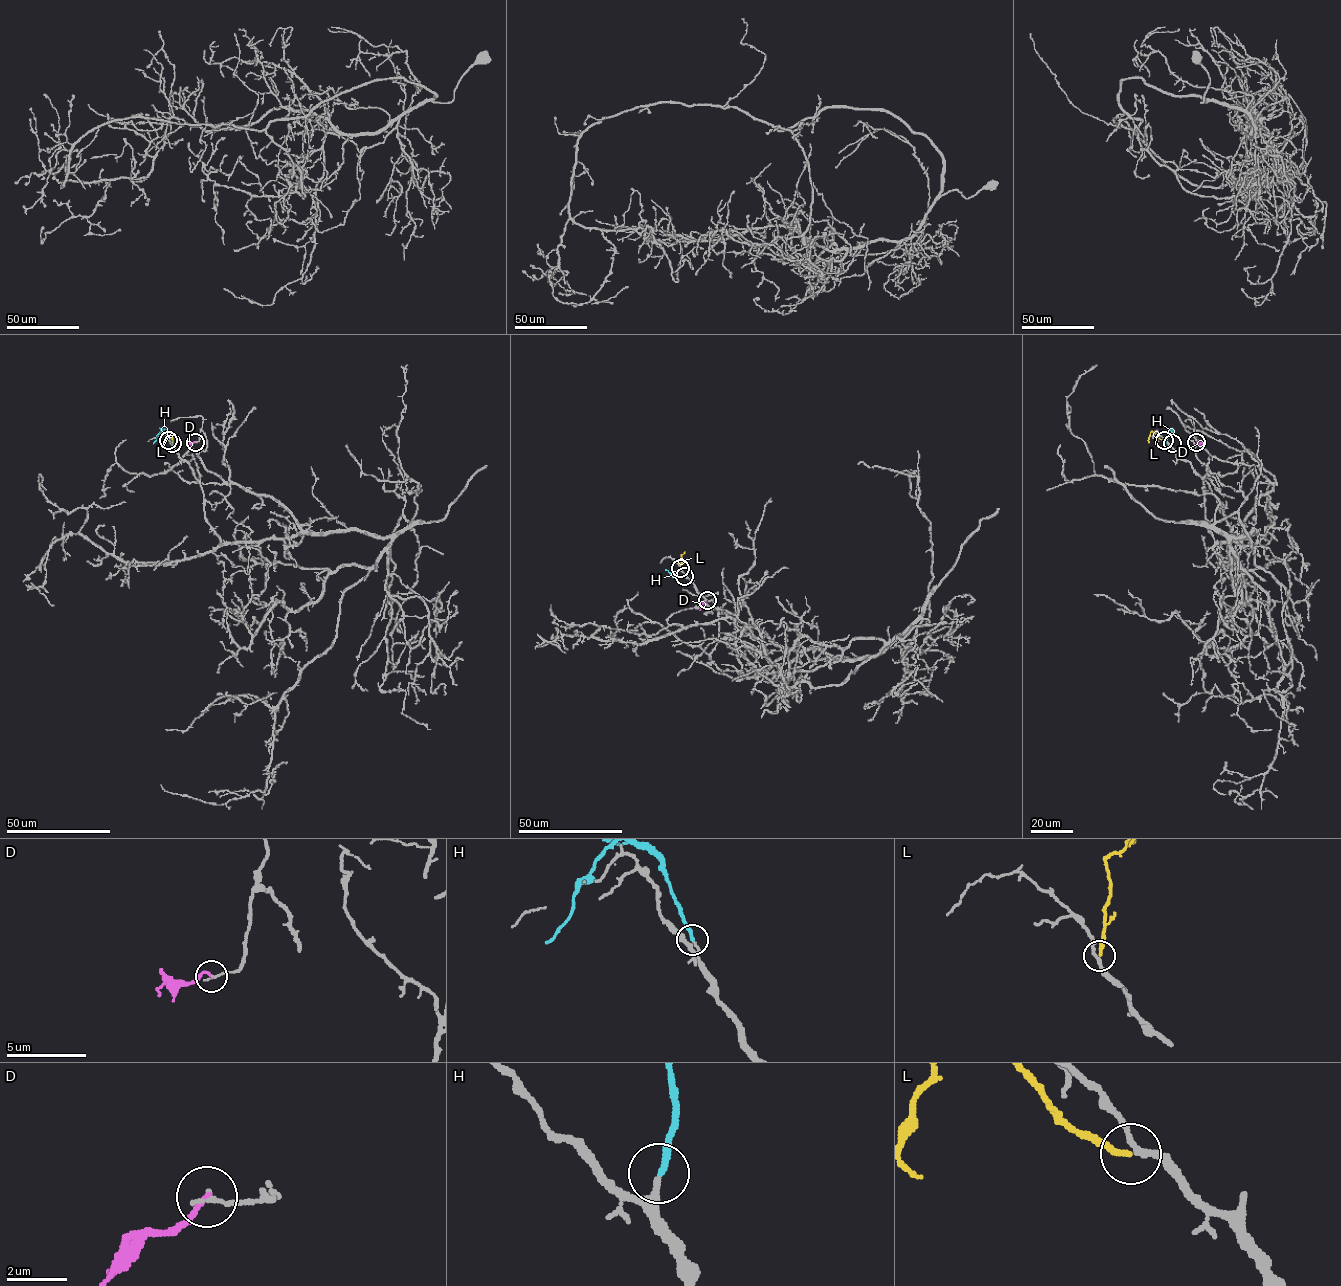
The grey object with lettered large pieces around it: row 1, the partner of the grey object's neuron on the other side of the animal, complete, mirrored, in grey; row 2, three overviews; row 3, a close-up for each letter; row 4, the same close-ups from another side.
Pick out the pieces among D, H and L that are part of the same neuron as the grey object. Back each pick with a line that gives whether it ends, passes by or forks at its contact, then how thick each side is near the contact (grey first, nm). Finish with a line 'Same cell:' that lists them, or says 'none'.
H: it ends there; 190 nm thick on the grey side, 220 nm on the other
L: it ends there; 200 nm thick on the grey side, 220 nm on the other
Same cell: H, L

